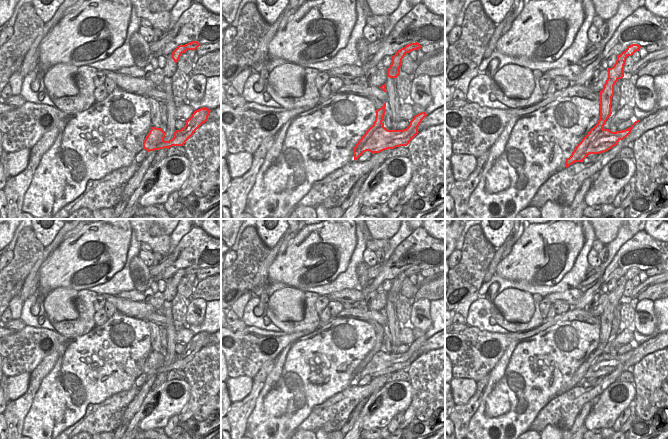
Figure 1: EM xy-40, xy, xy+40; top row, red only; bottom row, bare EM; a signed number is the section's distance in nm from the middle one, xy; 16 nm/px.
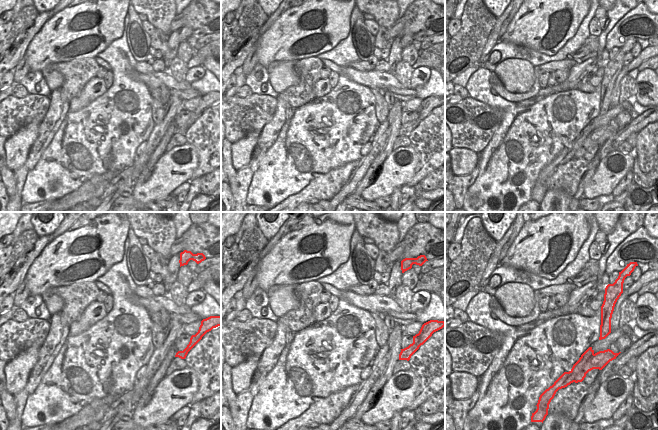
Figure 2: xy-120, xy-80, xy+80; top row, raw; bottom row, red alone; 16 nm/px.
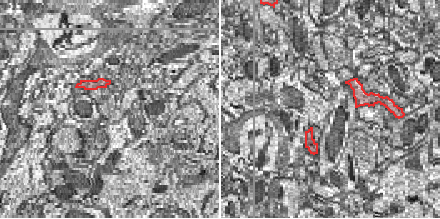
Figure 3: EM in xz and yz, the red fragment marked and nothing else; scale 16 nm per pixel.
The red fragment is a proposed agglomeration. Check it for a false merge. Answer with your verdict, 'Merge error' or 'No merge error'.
Merge error.

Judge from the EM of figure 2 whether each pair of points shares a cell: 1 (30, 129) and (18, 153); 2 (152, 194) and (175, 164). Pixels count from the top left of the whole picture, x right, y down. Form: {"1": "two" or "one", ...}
{"1": "one", "2": "one"}

